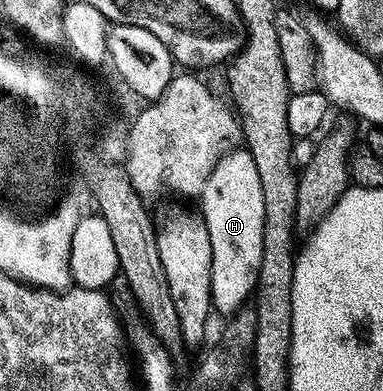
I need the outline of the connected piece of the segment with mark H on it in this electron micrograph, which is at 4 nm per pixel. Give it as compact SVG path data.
M237 147L225 154L211 171L211 179L203 187L199 198L199 212L207 223L207 235L211 235L211 296L216 312L230 315L242 308L254 296L259 267L263 263L263 183L259 183L259 171L255 171L255 159L248 148Z

